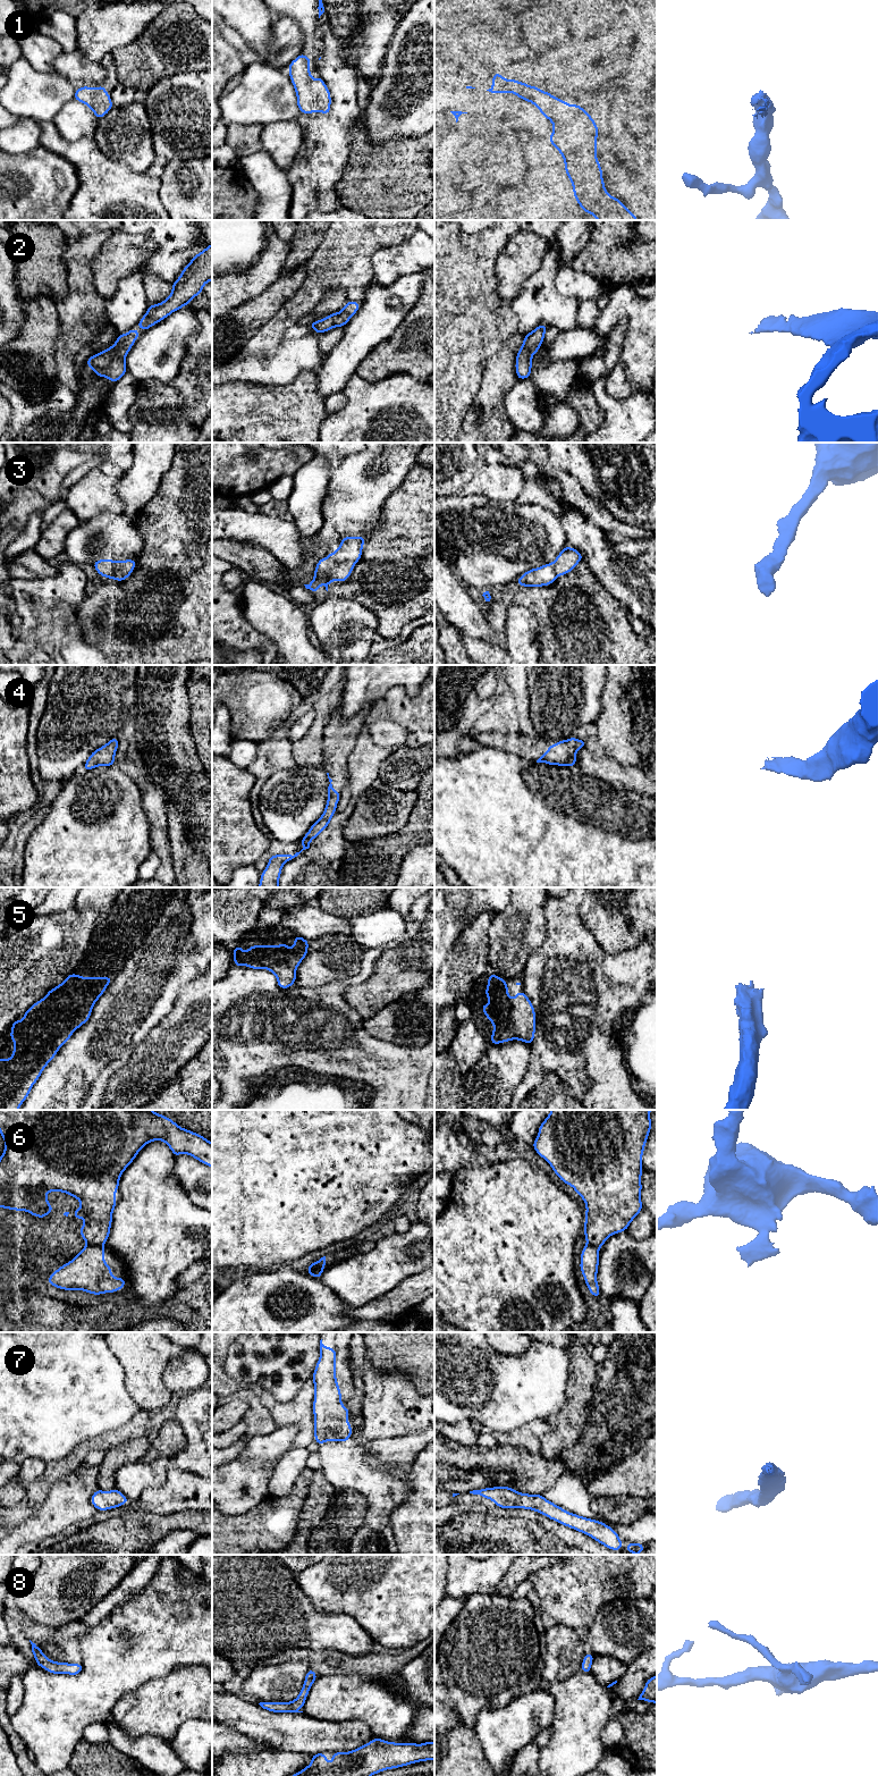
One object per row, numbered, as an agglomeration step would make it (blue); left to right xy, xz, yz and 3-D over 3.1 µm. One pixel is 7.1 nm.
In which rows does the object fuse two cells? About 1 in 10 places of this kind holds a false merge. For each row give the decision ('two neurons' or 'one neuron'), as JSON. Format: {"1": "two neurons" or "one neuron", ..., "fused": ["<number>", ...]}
{"1": "one neuron", "2": "one neuron", "3": "one neuron", "4": "one neuron", "5": "one neuron", "6": "two neurons", "7": "one neuron", "8": "one neuron", "fused": ["6"]}

